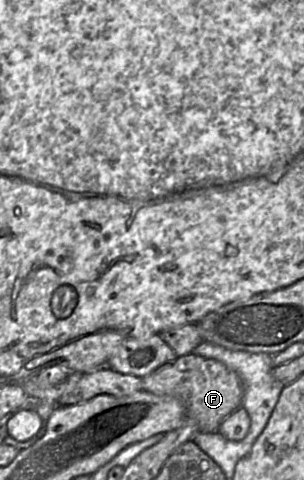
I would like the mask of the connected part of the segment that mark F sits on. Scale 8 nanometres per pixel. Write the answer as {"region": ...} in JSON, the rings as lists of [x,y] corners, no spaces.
{"region":[[[193,353],[177,356],[172,362],[162,365],[141,379],[143,391],[180,400],[185,408],[185,419],[195,420],[199,433],[217,432],[221,422],[242,406],[244,386],[237,373],[219,361]]]}

